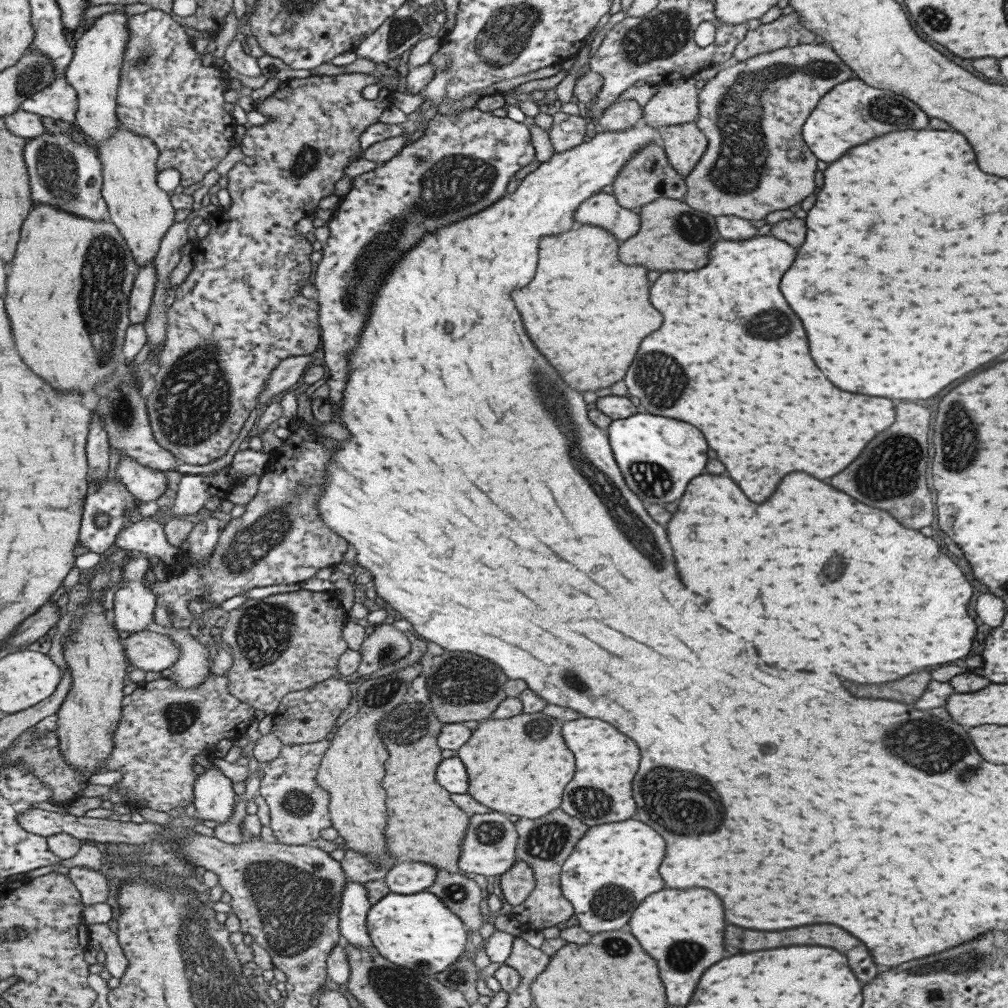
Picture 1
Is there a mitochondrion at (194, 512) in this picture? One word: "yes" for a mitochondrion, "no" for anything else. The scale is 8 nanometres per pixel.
no

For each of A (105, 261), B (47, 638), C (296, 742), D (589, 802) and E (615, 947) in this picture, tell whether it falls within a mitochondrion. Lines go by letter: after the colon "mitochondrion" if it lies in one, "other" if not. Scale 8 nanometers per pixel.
A: mitochondrion
B: other
C: other
D: mitochondrion
E: mitochondrion

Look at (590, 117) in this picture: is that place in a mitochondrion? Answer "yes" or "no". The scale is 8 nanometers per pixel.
no

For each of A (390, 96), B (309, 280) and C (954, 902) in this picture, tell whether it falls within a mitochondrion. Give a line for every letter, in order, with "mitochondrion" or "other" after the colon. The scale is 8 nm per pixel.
A: other
B: other
C: other

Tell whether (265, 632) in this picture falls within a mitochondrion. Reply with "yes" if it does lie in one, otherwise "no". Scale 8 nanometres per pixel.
yes

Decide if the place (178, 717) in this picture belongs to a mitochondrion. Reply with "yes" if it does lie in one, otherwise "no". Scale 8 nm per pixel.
yes

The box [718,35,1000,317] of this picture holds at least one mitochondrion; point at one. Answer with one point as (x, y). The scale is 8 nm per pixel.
(890, 111)

